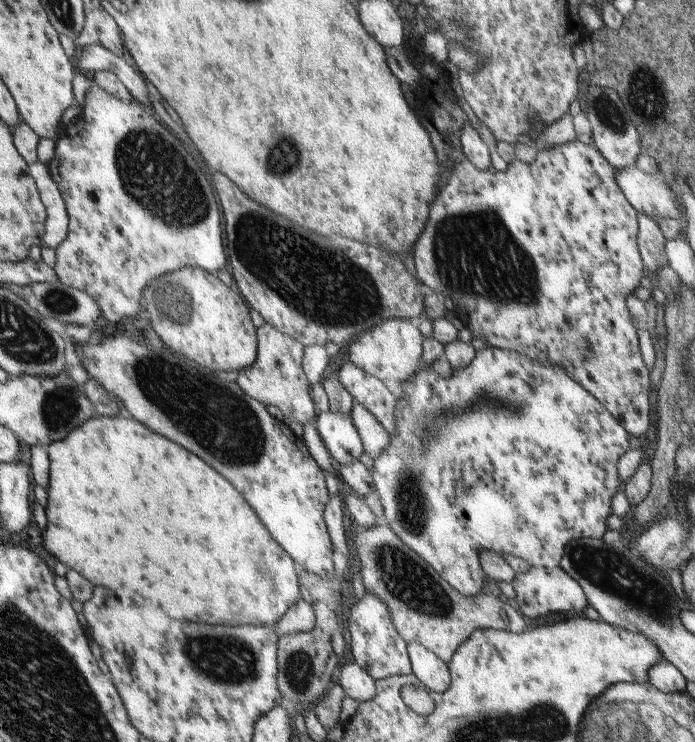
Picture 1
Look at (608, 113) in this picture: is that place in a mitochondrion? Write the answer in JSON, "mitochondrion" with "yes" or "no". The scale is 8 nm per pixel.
{"mitochondrion":"yes"}

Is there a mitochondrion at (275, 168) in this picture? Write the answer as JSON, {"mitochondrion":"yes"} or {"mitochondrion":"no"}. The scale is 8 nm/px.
{"mitochondrion":"yes"}

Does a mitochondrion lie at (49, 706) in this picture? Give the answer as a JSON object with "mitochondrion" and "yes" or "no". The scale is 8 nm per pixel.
{"mitochondrion":"yes"}

